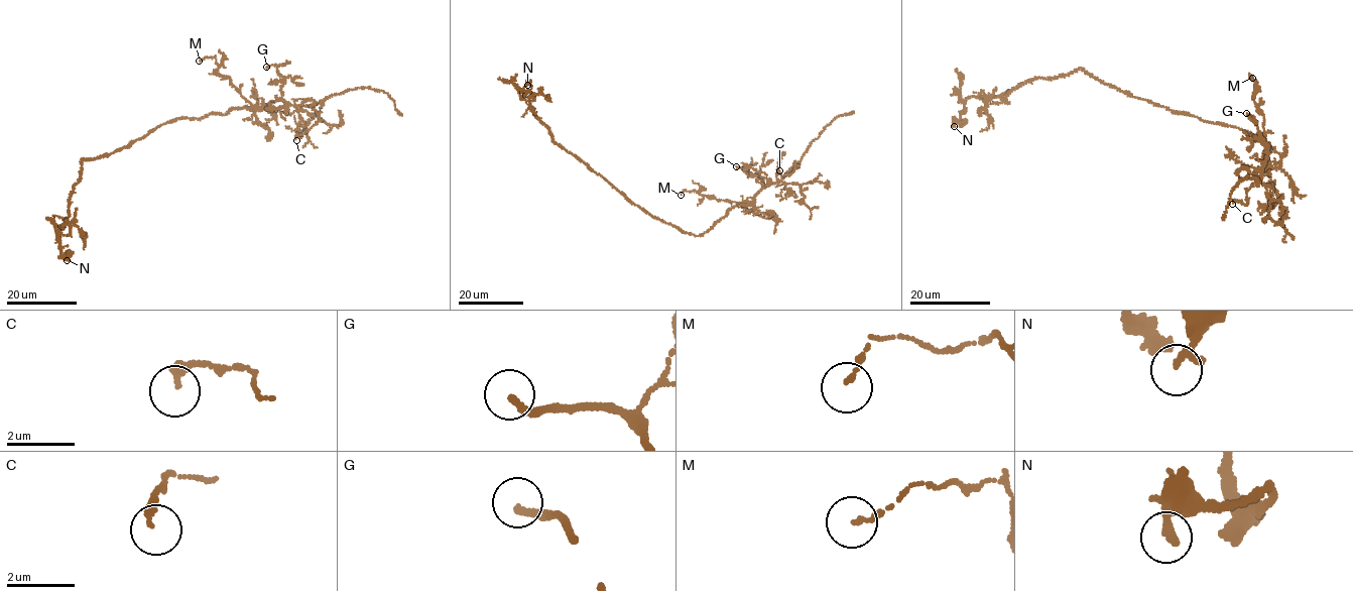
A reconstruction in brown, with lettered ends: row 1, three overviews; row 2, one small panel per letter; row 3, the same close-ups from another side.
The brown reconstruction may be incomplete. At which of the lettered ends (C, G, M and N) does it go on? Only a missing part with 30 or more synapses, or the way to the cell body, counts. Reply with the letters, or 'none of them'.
none of them

